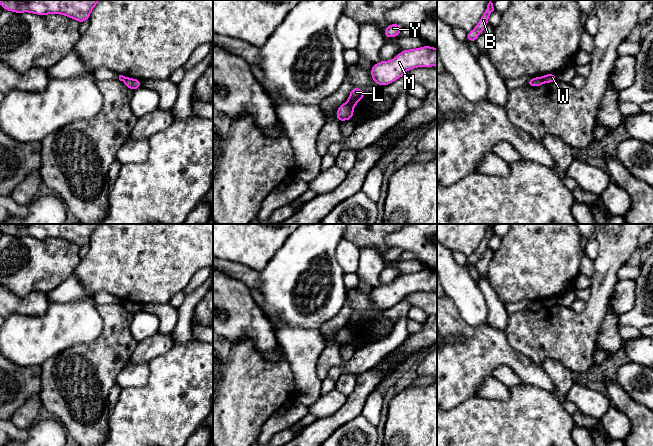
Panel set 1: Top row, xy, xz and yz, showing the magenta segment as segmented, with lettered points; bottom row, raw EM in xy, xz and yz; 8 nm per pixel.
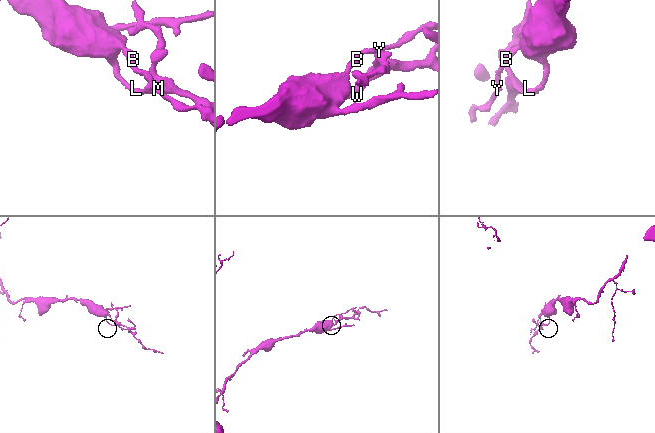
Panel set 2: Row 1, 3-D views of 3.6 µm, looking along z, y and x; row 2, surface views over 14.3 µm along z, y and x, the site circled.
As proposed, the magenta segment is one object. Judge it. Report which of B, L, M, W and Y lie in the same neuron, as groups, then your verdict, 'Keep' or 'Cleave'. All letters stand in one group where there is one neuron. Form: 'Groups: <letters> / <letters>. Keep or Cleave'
Groups: B W Y / L M. Cleave

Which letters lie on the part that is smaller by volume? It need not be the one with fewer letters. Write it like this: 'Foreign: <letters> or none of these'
Foreign: L, M

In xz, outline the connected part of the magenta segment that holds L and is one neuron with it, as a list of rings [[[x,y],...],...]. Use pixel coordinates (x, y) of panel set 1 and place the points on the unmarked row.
[[[353,311],[350,315],[347,326],[352,332],[356,331],[357,327],[365,321],[366,317],[360,312]]]

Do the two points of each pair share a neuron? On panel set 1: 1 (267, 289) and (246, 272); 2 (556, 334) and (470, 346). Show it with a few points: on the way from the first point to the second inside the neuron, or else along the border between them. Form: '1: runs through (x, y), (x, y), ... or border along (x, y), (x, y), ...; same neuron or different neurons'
1: border along (258, 272), (259, 289); different neurons
2: border along (505, 329), (507, 341), (525, 356); different neurons

